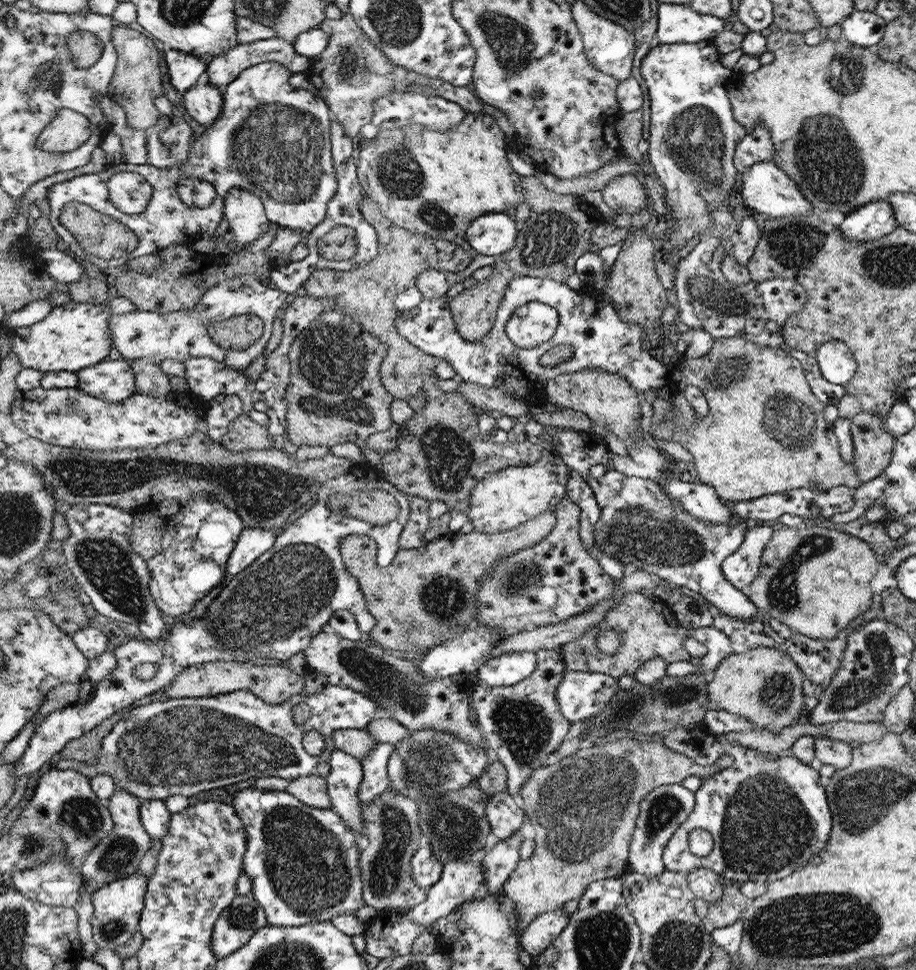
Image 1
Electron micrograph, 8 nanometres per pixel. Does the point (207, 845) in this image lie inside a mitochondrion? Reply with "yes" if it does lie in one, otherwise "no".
no

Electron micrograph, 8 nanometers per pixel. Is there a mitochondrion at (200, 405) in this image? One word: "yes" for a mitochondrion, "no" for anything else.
no

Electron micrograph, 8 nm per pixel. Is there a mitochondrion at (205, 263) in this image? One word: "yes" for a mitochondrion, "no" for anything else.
no

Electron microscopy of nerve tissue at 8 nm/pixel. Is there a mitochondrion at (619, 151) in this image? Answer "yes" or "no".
no

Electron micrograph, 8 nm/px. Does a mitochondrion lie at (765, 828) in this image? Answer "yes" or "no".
yes

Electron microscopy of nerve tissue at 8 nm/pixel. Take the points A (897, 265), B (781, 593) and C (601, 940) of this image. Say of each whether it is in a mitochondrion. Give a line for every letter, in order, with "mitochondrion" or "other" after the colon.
A: mitochondrion
B: mitochondrion
C: mitochondrion

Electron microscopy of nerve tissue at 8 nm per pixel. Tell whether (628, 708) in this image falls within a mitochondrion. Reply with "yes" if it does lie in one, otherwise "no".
yes

